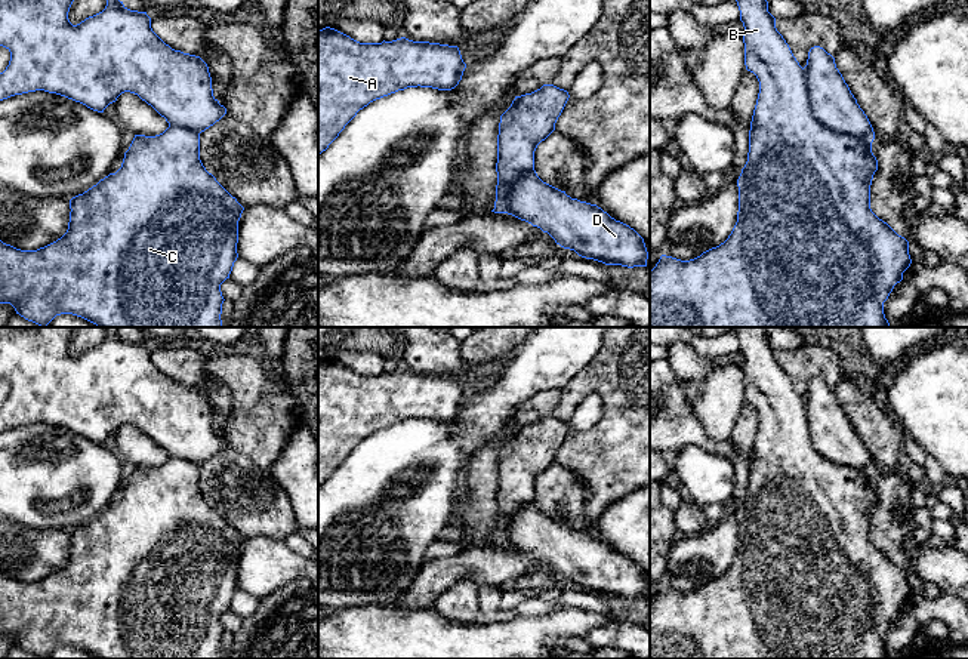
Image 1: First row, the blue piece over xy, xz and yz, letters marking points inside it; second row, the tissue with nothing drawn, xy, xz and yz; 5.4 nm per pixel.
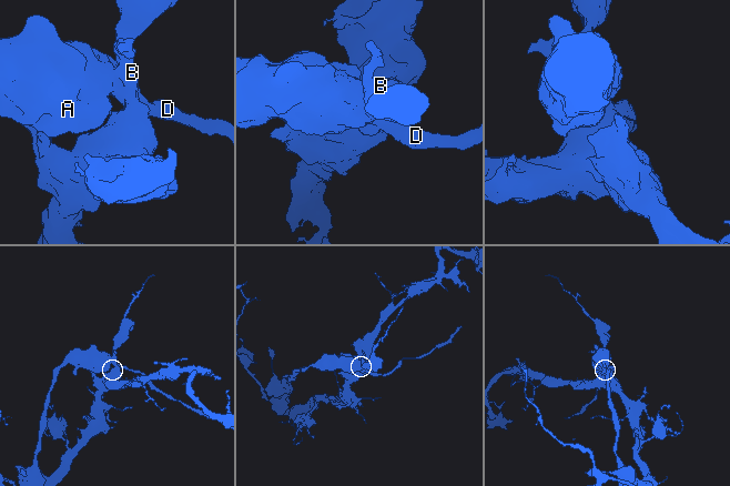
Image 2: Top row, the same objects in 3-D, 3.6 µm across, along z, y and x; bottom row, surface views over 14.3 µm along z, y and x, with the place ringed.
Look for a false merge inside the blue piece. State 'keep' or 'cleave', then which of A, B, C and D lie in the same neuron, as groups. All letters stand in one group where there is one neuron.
cleave; groups A D / B C

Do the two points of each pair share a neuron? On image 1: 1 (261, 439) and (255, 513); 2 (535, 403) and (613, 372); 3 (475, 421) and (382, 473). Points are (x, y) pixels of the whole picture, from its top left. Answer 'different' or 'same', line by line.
1: different
2: different
3: same

